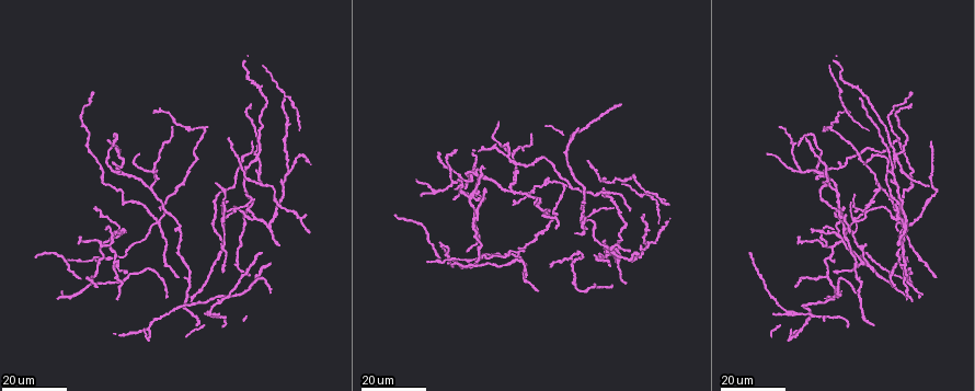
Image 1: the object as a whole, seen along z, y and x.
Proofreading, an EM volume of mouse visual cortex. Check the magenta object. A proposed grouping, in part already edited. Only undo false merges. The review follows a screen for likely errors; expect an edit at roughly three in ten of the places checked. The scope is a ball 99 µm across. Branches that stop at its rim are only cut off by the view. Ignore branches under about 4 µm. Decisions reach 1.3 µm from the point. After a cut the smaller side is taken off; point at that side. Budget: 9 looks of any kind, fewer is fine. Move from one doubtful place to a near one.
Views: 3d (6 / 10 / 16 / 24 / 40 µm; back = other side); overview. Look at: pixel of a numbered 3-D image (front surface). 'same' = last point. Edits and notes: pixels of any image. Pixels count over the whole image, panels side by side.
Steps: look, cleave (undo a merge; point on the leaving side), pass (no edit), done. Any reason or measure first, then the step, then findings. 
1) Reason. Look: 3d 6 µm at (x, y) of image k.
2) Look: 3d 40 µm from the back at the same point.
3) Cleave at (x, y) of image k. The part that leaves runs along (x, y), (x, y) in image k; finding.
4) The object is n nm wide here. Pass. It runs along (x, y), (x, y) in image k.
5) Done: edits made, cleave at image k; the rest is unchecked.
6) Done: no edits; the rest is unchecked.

A fork. Look: 3d 24 µm at (75, 295) of image 1.

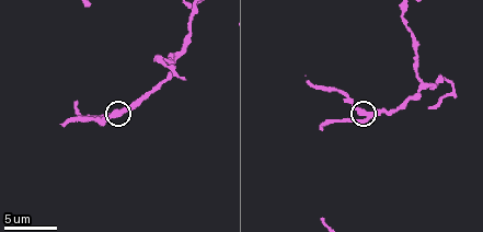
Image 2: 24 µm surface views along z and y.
Zoom in. Look: 3d 6 µm at (367, 118) of image 2.

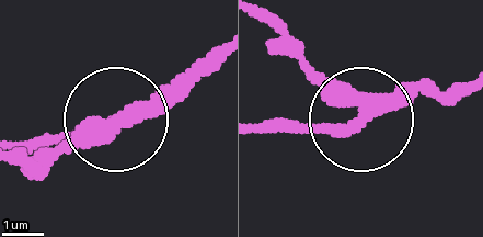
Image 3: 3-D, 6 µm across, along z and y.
The object is 320 nm wide here. Pass. It runs along (456, 86), (393, 93), (331, 128), (257, 128) in image 3; all the same neuron.

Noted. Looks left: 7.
Branch point. Look: 3d 10 µm at (174, 55) of image 2.

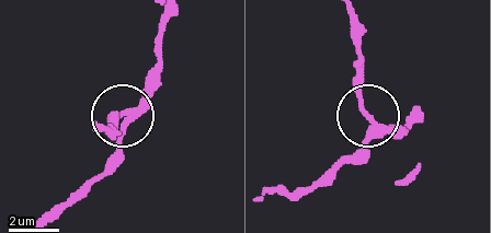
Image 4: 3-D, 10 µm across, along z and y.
Look: 3d 6 µm at (369, 120) of image 4.

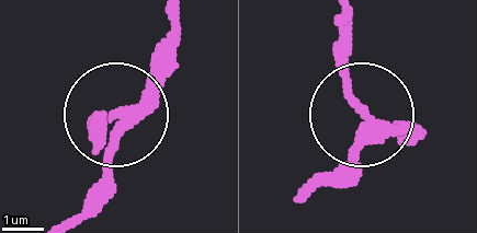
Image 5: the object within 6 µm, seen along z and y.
The object is 240 nm wide here. Pass. Continuous, no second neuron.

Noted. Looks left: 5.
Three arms meet. Look: 3d 16 µm at (124, 175) of image 1.

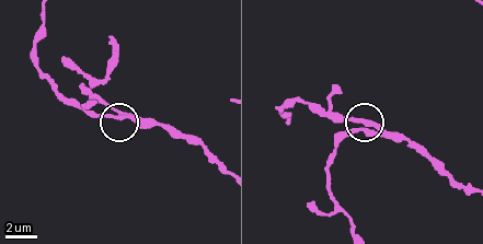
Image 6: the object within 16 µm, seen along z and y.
Zoom in. Look: 3d 10 µm at (364, 123) of image 6.

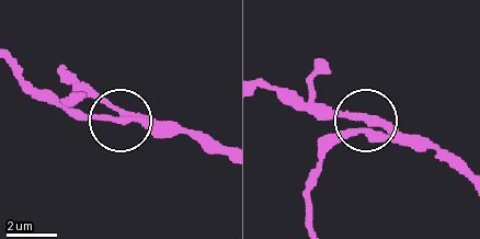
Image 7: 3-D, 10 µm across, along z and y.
3 arms meet here. Pass. It runs along (467, 181), (367, 120), (329, 117), (312, 107) in image 7; continuous, no second neuron.

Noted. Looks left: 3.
Look: 3d 24 µm at (474, 216) of image 1.

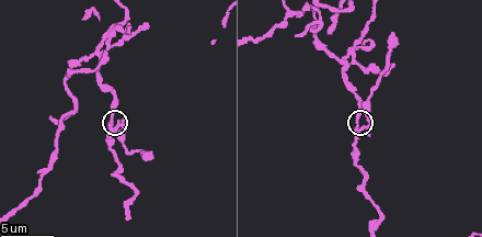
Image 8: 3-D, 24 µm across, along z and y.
Look: 3d 6 µm at (114, 129) of image 8.

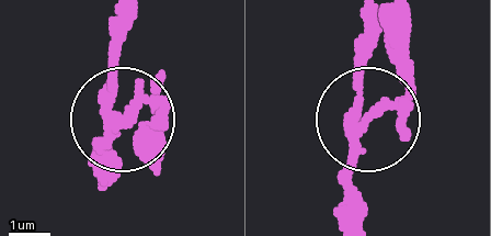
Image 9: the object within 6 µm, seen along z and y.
Cleave at (407, 98) of image 9. A second neuron is stuck on.

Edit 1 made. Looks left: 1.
Done: edits made, cleave at image 9; the rest is unchecked.

